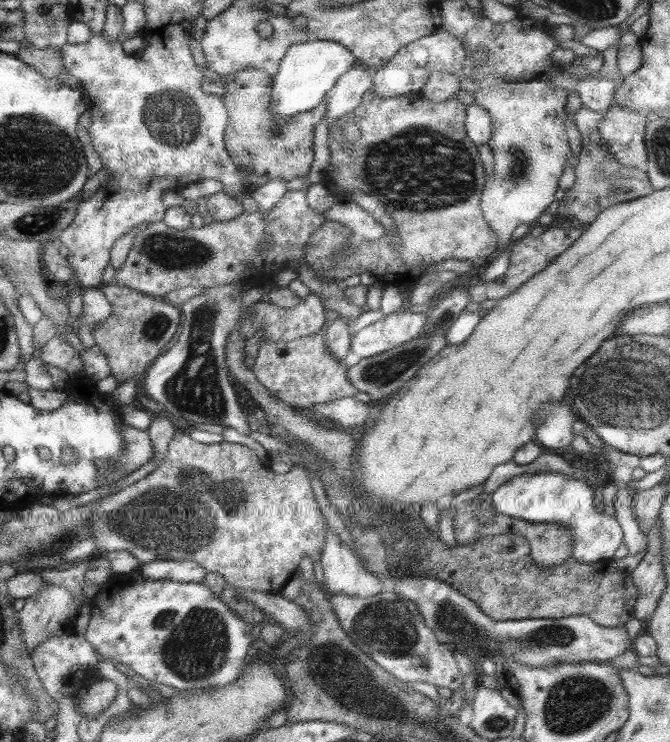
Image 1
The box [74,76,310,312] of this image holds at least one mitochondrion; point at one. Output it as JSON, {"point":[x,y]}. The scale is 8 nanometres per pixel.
{"point":[174,117]}

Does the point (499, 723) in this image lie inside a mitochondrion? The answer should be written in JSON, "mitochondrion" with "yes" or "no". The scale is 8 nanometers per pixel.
{"mitochondrion":"yes"}

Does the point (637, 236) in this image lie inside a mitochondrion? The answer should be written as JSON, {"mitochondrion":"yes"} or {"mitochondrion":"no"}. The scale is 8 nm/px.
{"mitochondrion":"no"}

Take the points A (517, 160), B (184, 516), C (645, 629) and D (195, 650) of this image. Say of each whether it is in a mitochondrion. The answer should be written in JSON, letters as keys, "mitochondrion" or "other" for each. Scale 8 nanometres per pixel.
{"A":"mitochondrion","B":"mitochondrion","C":"other","D":"mitochondrion"}

